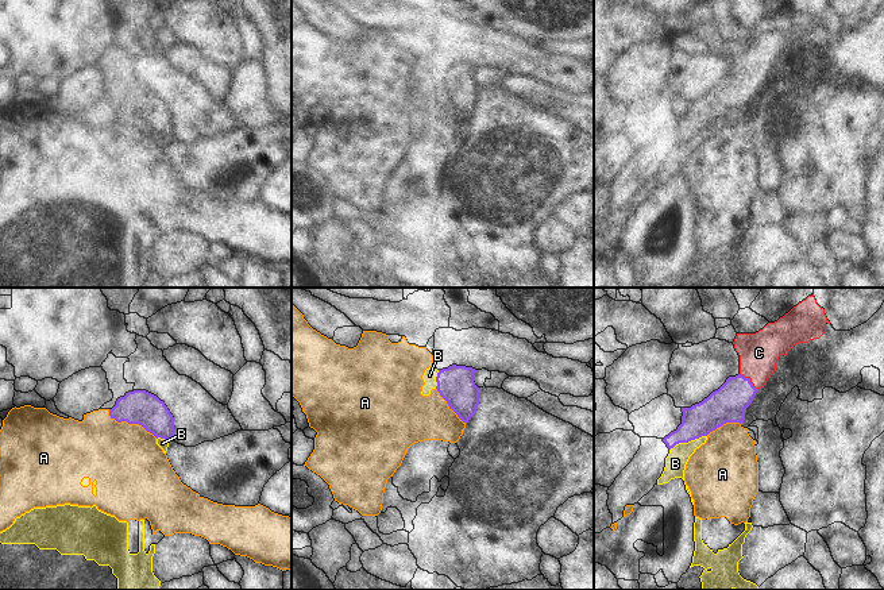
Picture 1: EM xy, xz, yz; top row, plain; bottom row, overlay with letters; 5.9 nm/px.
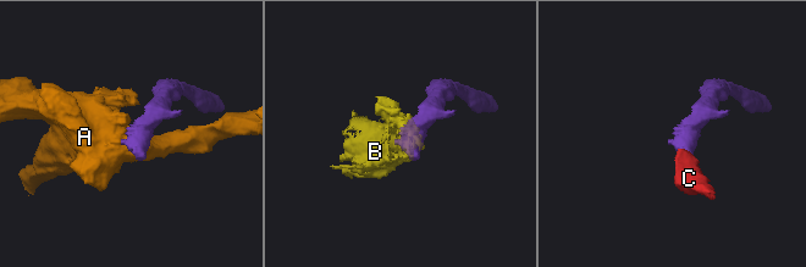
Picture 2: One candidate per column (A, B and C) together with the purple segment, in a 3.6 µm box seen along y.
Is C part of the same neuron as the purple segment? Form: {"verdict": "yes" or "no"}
{"verdict": "yes"}

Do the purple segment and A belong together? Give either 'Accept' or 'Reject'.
Reject

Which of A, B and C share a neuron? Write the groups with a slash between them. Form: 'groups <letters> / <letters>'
groups A B / C

